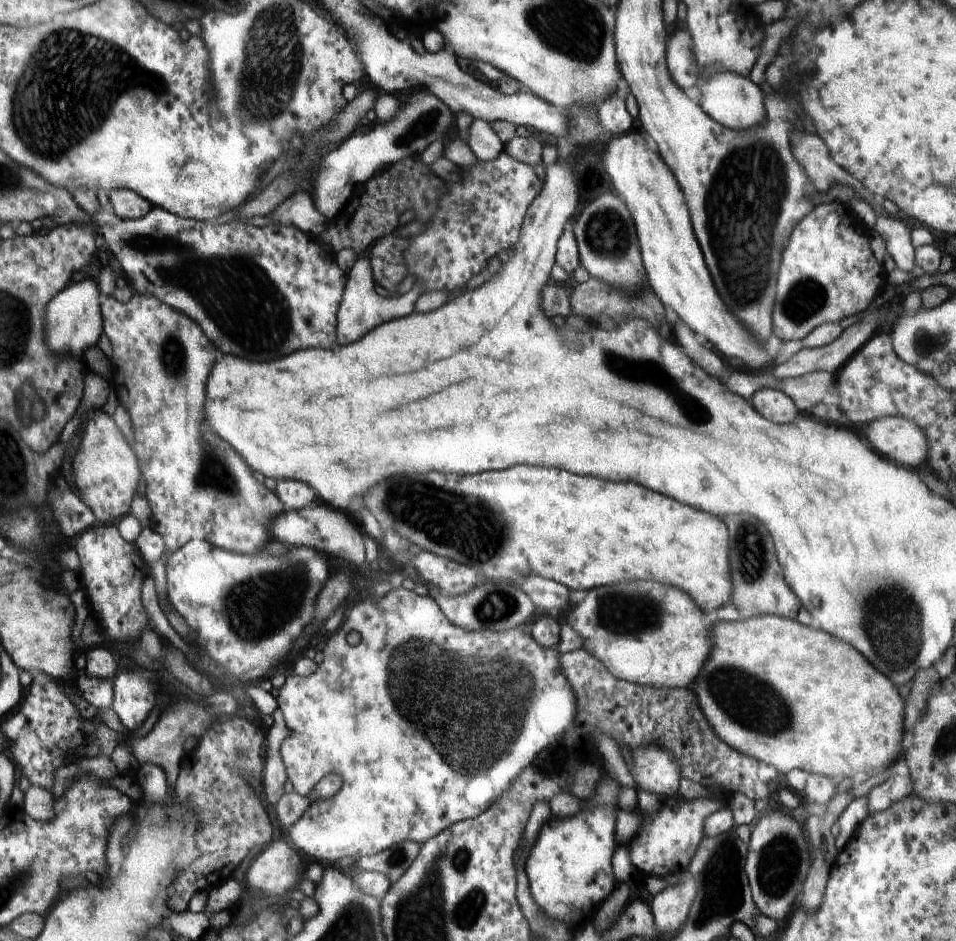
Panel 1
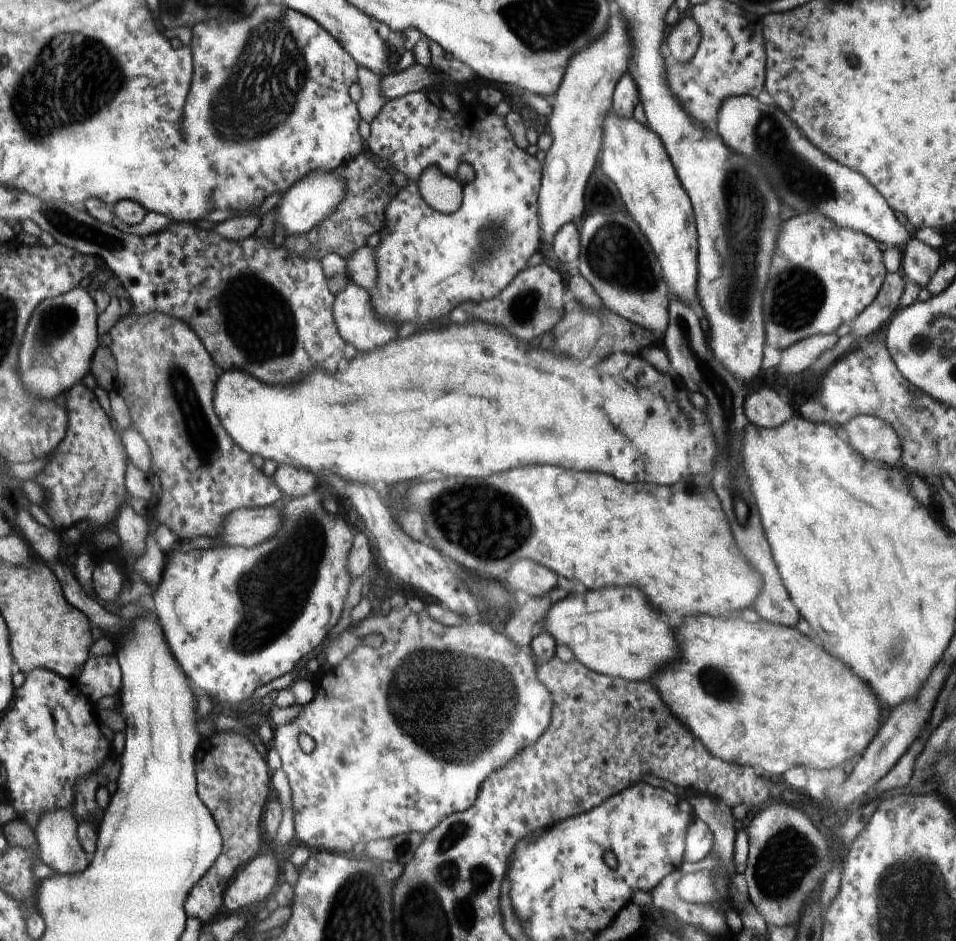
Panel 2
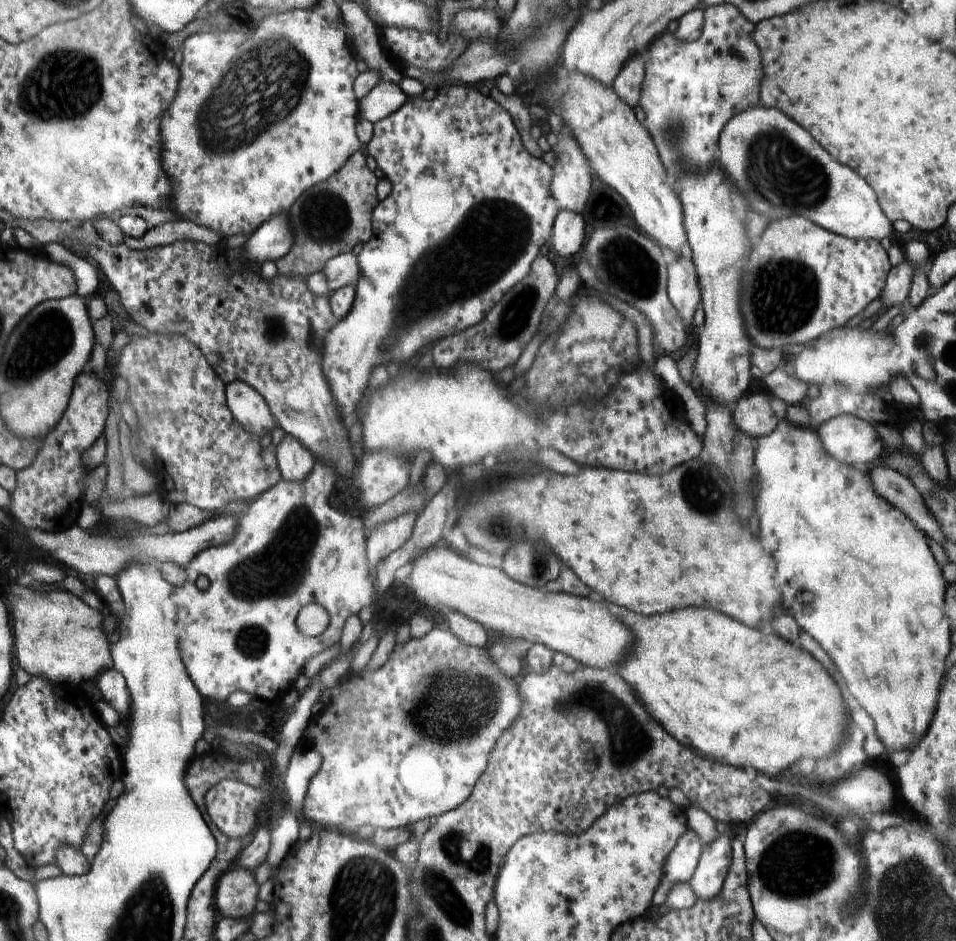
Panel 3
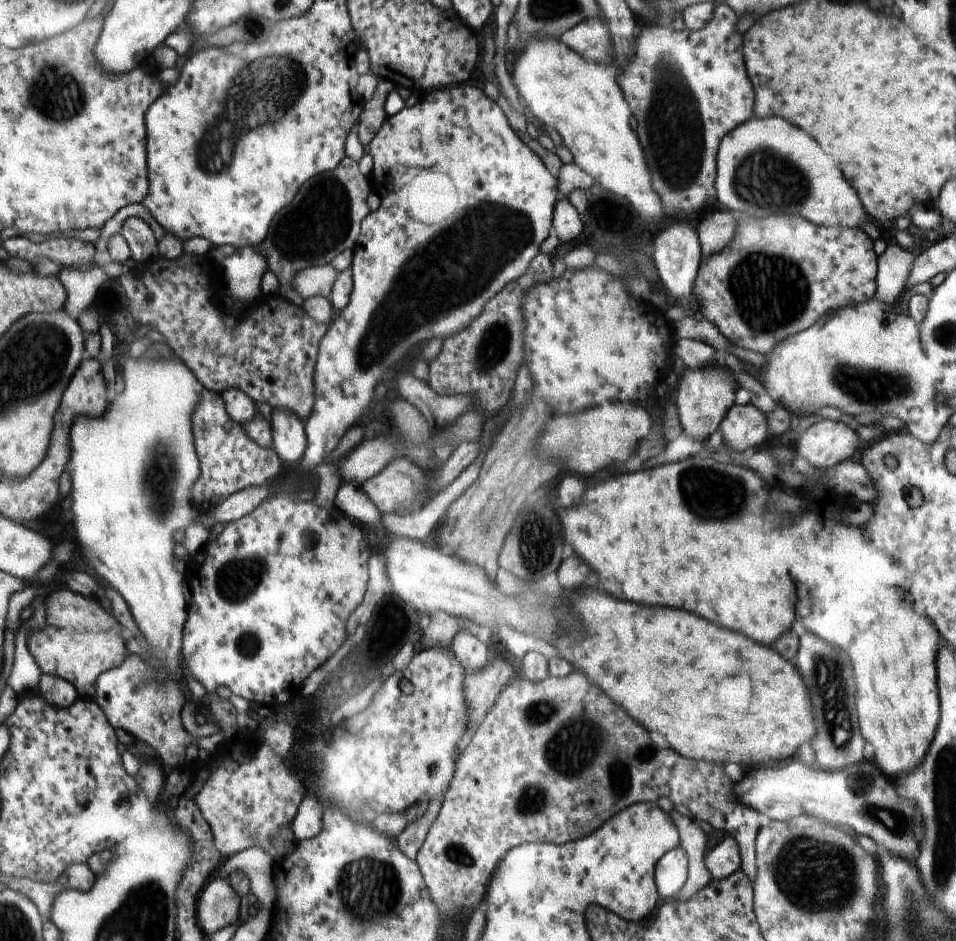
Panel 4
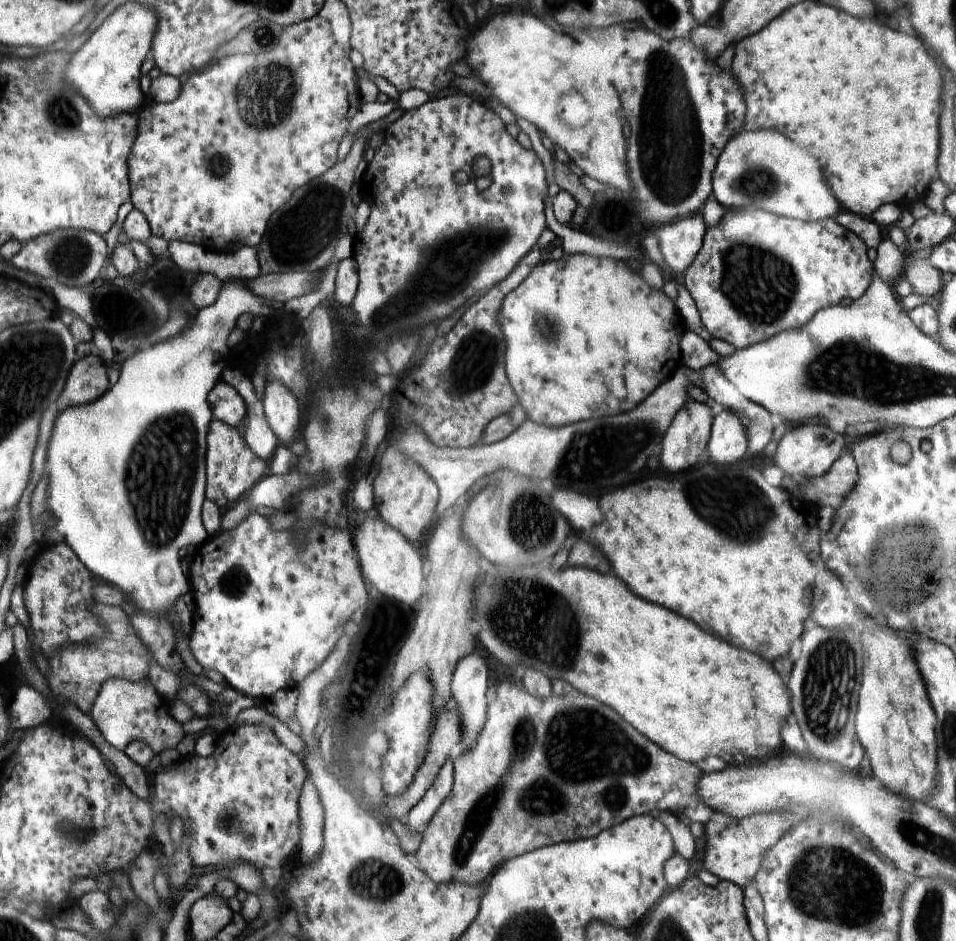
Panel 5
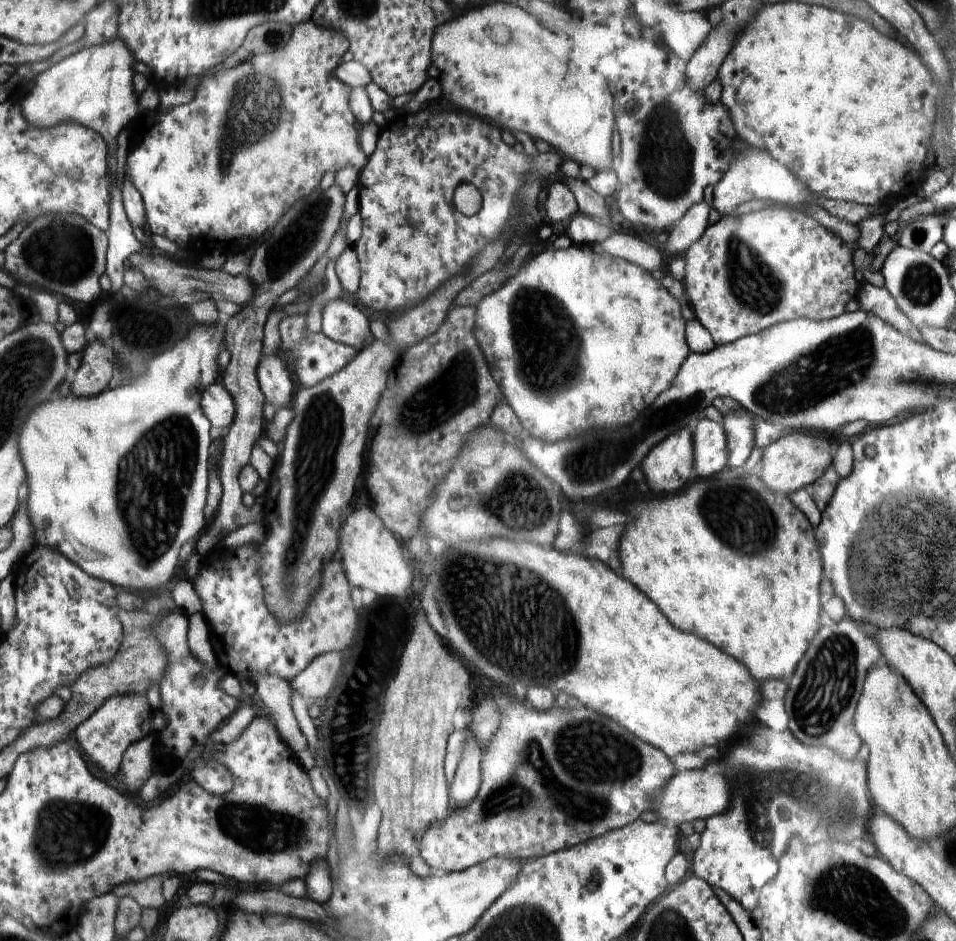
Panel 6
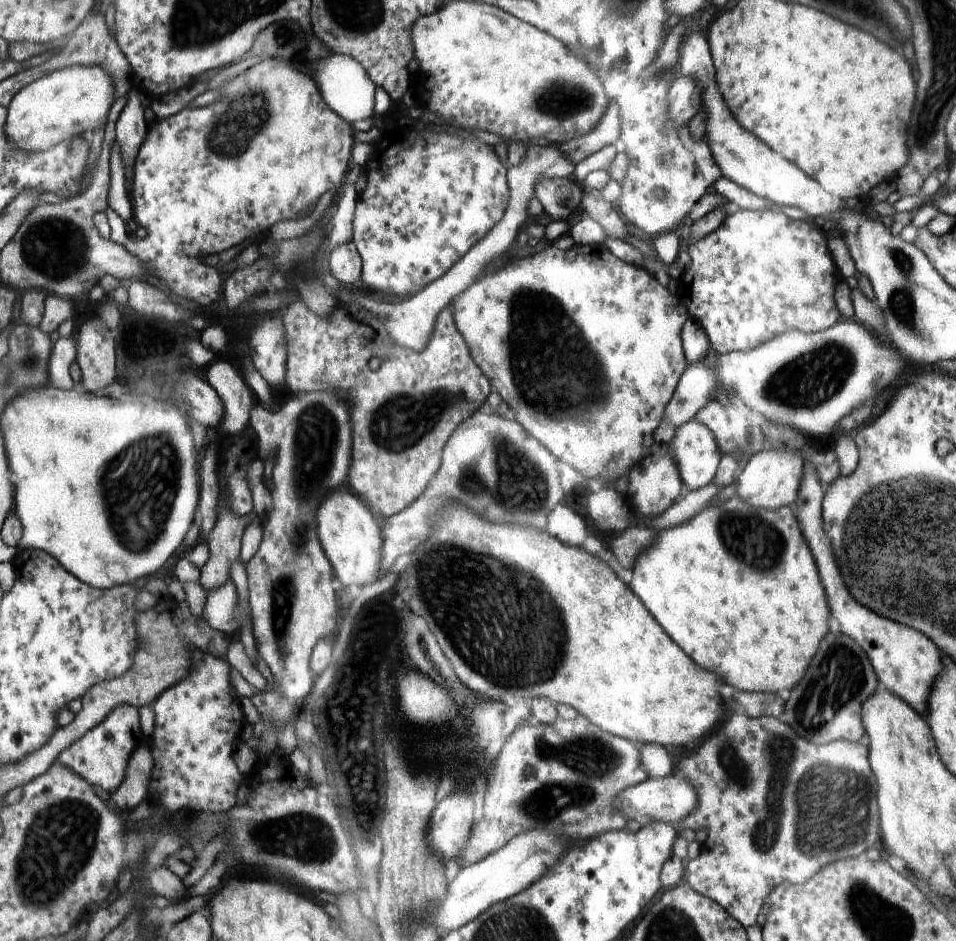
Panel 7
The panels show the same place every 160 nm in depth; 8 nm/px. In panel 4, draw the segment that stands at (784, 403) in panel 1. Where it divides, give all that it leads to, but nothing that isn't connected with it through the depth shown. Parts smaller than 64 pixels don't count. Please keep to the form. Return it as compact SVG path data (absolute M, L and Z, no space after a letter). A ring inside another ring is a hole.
M734 404L720 426L723 444L736 452L758 446L768 429L767 416L752 404Z

